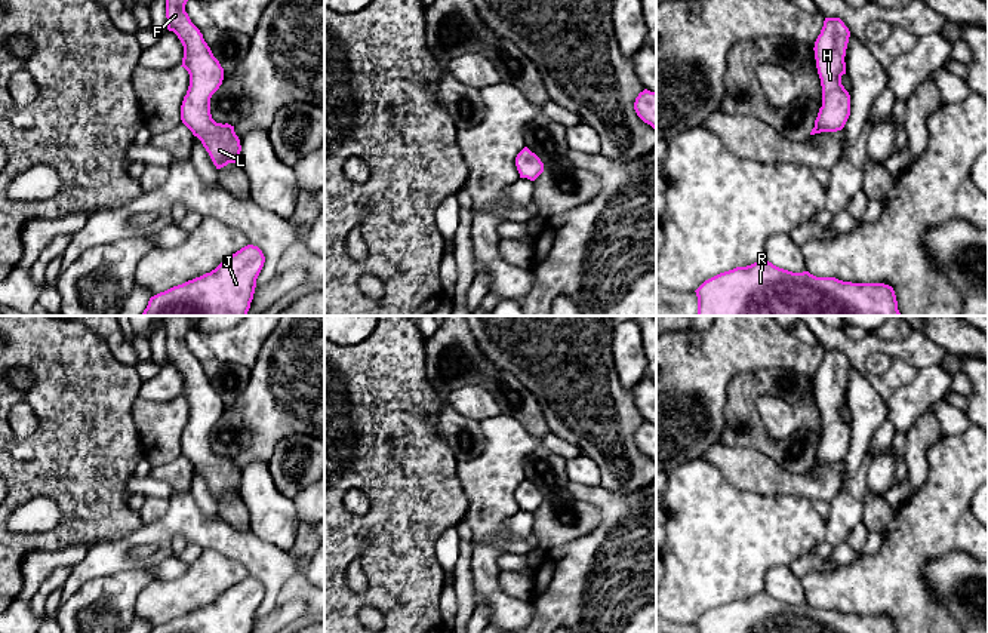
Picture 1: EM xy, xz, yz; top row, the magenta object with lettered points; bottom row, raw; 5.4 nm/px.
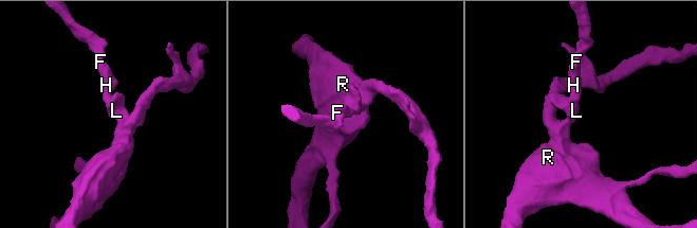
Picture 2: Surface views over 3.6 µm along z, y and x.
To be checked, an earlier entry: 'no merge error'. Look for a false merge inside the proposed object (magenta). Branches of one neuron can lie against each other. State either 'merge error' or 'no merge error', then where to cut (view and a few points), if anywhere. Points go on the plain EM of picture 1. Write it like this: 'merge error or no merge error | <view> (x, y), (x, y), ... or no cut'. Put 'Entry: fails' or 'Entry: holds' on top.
Entry: holds
no merge error | no cut

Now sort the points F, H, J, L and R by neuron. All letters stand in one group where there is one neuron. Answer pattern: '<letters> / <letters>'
F H J L R

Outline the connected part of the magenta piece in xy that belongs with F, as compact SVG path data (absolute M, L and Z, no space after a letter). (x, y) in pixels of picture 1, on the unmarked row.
M167 316L163 322L167 362L181 372L184 378L181 399L190 406L190 418L181 437L181 452L201 473L216 501L228 495L240 495L241 477L234 458L216 455L210 446L210 430L222 417L224 400L185 344L191 329L188 319Z

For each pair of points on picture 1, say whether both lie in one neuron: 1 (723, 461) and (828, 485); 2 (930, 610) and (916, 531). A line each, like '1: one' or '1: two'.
1: one
2: one

